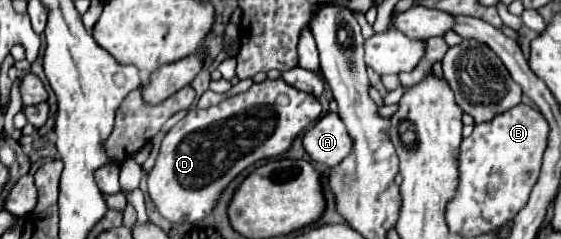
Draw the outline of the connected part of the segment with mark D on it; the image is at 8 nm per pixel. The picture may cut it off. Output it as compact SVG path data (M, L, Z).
M284 79L276 81L262 81L254 83L246 93L238 93L230 99L224 99L222 103L208 107L208 109L198 109L192 107L188 115L178 121L164 137L160 145L160 153L156 157L154 167L146 173L146 183L148 183L148 197L152 199L154 207L158 213L168 219L170 223L194 223L204 217L208 217L218 201L224 189L250 165L262 159L274 159L282 157L294 143L294 139L312 123L318 121L322 113L322 107L318 99L310 93L298 91L296 87L288 85Z

